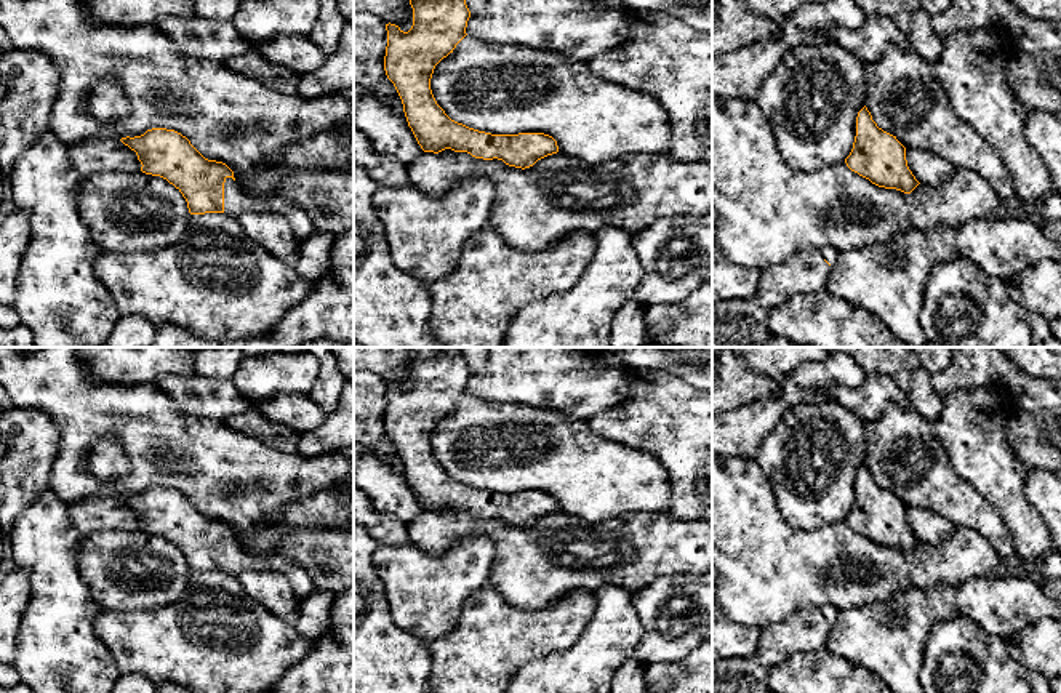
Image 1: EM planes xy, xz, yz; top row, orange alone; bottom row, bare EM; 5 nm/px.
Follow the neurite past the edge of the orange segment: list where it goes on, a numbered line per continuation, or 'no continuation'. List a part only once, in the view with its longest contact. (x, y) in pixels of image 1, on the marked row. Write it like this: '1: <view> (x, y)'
1: xy (236, 202)

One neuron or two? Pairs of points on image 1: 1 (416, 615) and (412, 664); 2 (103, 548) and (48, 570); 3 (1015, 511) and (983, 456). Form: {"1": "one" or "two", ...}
{"1": "two", "2": "two", "3": "one"}

